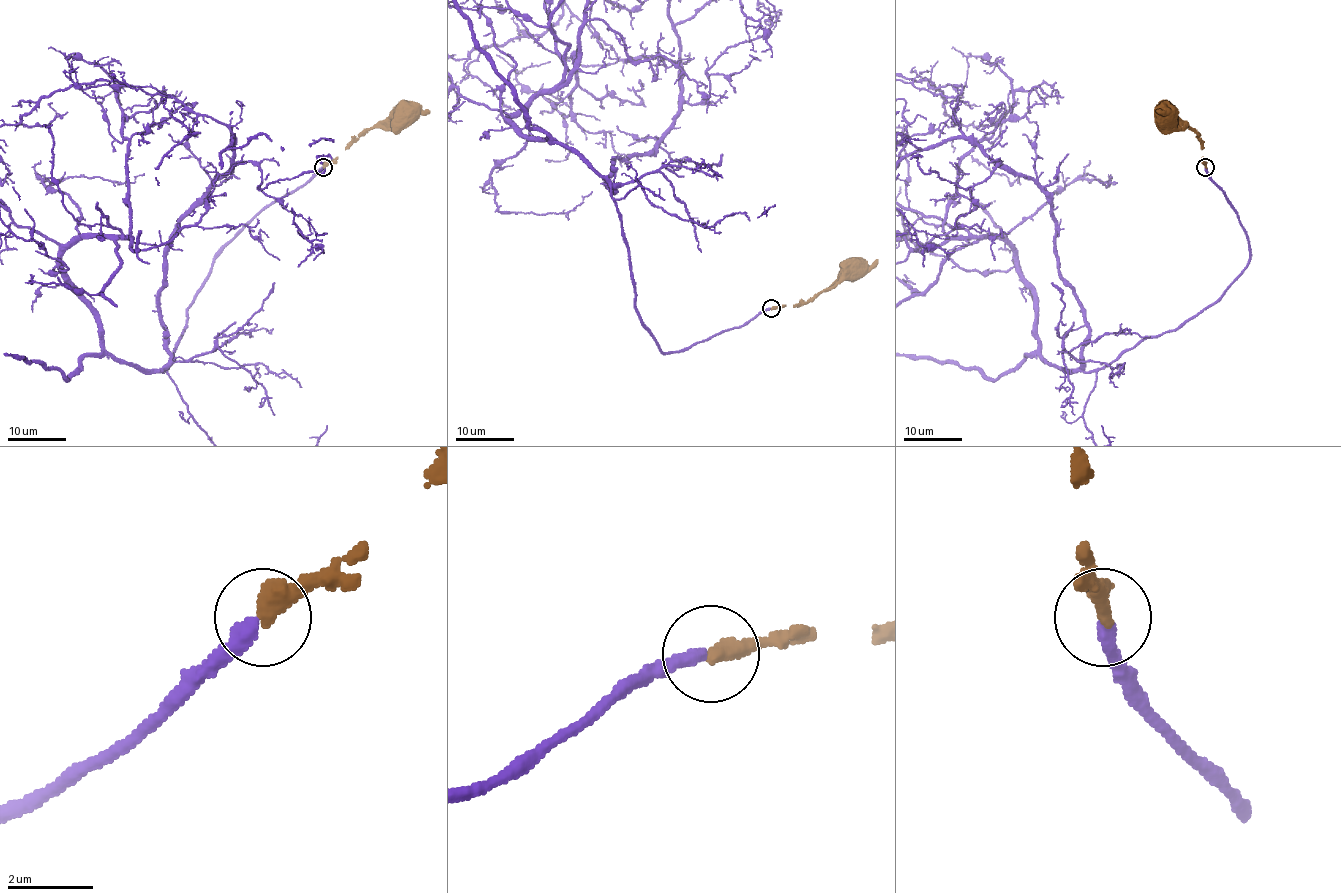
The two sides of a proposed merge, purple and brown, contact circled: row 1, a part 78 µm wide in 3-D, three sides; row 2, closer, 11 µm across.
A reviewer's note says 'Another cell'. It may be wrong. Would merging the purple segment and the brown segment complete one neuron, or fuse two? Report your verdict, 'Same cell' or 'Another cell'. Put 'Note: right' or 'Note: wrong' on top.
Note: wrong
Same cell

